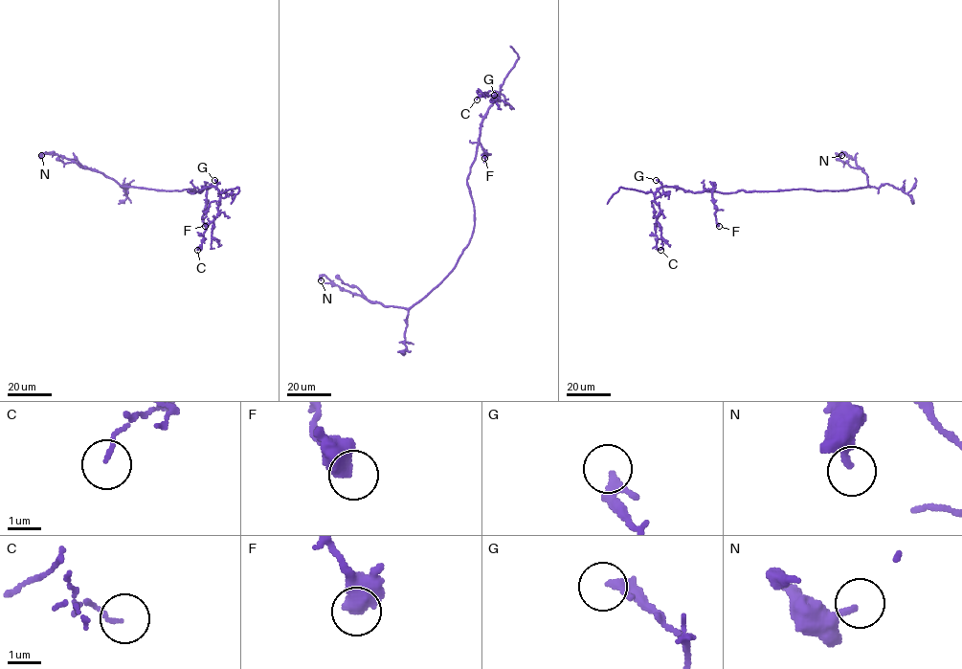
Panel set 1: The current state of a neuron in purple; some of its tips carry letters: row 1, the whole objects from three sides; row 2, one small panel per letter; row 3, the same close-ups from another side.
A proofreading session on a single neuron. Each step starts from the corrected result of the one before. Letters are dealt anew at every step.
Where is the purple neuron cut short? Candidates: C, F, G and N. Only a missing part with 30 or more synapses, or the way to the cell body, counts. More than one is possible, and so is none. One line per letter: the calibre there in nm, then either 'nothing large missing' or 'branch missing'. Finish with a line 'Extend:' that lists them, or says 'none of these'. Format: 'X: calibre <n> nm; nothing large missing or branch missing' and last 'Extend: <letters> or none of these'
C: calibre 100 nm; nothing large missing
F: calibre 550 nm; nothing large missing
G: calibre 360 nm; nothing large missing
N: calibre 220 nm; nothing large missing
Extend: none of these

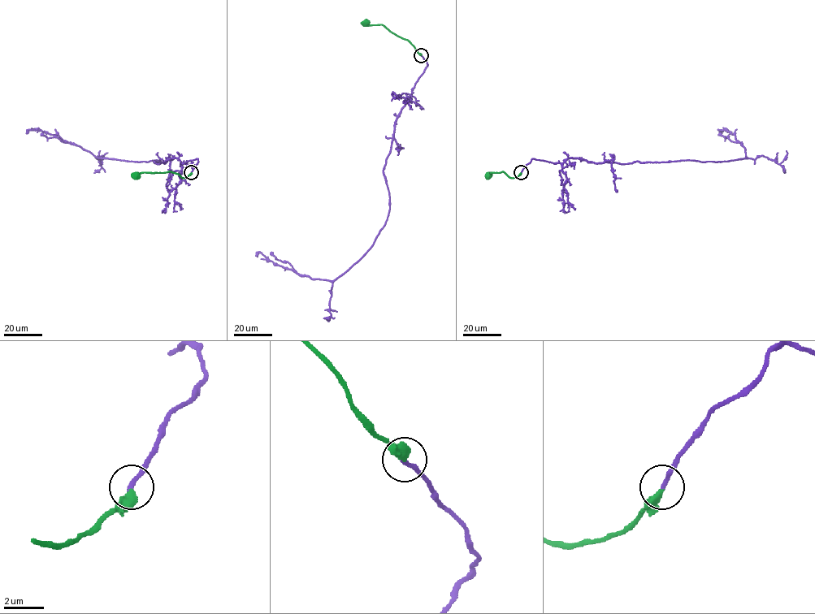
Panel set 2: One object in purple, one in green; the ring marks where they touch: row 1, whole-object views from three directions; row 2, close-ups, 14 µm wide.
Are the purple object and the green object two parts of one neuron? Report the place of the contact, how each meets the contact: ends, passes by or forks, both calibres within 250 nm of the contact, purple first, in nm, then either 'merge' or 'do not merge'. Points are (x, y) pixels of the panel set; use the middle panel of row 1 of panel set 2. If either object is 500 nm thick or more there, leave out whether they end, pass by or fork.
place (421, 55); purple ends; green ends; calibres 240 and 440 nm; merge

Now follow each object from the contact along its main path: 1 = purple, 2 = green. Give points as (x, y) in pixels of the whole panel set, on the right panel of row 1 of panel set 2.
1: (521, 172), (534, 158), (625, 164), (747, 158), (734, 135), (723, 131)
2: (521, 172), (513, 178), (503, 171), (491, 172), (488, 176)

